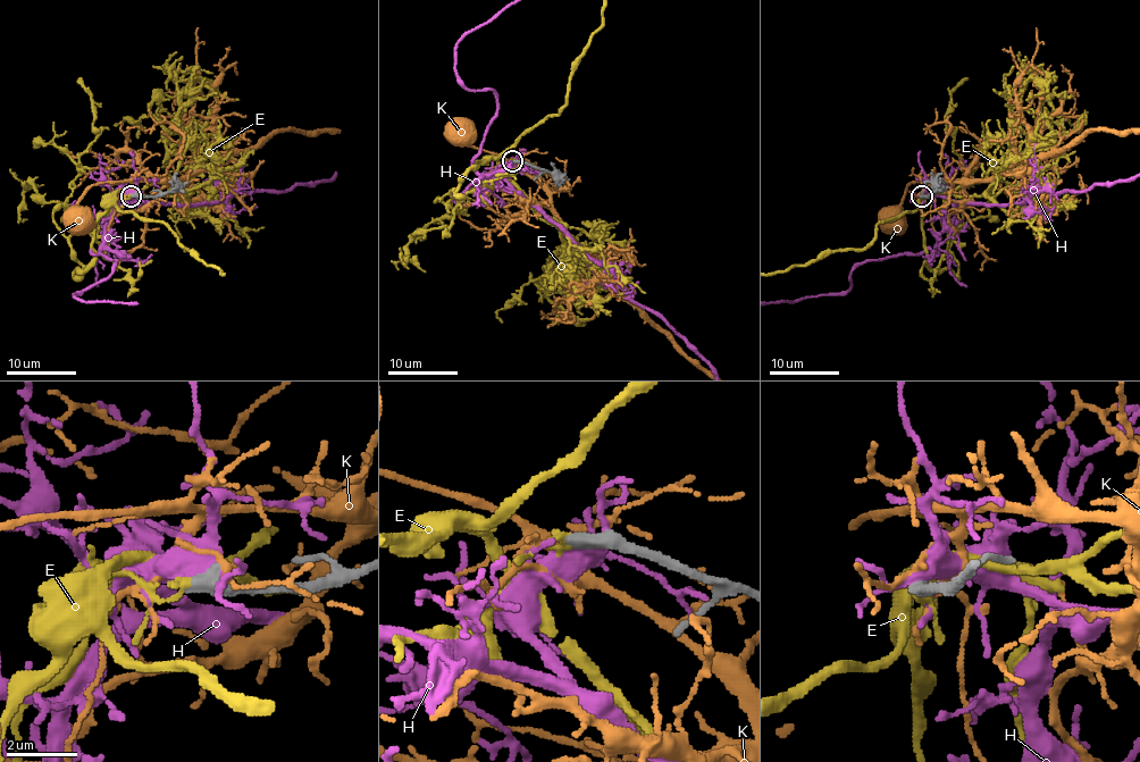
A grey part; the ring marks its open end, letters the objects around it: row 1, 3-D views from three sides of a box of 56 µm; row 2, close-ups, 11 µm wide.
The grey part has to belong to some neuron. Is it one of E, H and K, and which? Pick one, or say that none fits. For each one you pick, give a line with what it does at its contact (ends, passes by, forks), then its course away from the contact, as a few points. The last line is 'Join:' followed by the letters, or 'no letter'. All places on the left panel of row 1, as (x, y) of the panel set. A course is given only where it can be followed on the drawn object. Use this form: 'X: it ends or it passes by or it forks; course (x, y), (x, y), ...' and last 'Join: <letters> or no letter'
Join: no letter

